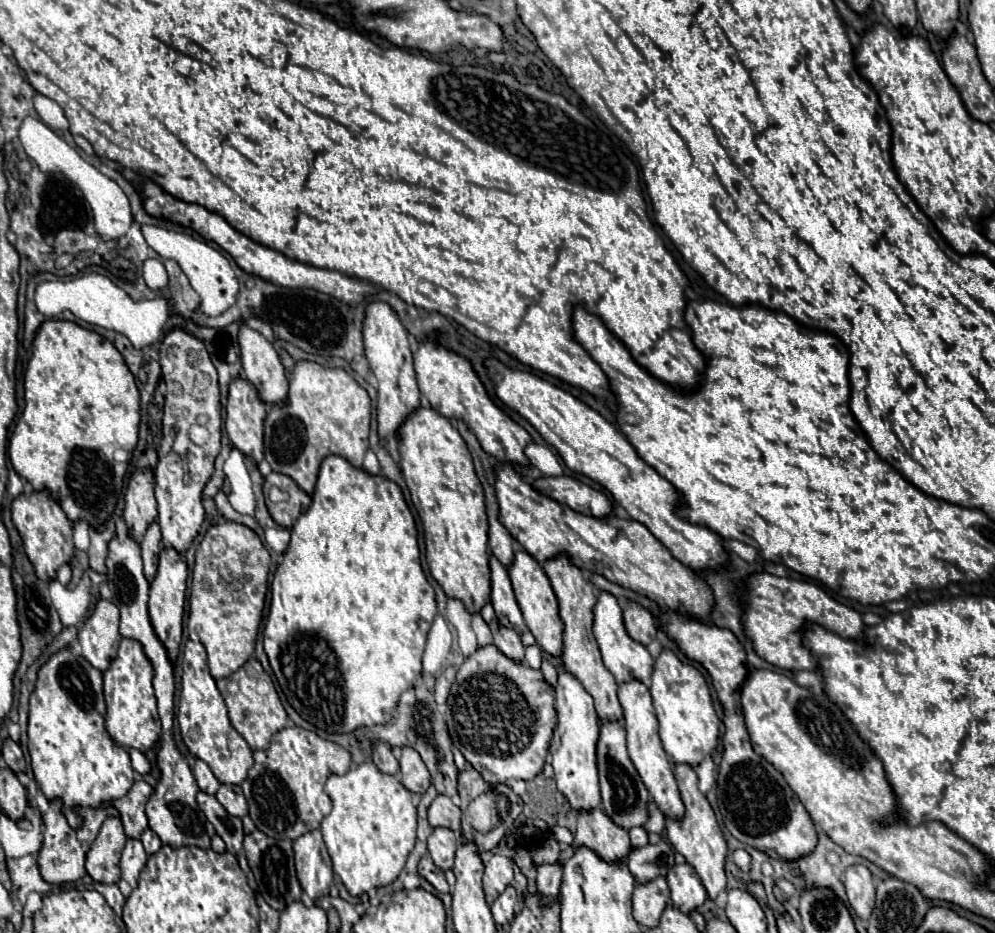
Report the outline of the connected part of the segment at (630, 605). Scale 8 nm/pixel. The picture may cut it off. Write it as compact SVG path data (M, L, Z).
M627 601L627 607L623 611L623 621L627 627L627 633L631 635L631 639L649 645L657 633L657 623L653 619L653 615L641 607L635 601Z

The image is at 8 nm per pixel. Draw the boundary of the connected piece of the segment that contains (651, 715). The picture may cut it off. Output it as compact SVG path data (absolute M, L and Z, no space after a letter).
M639 679L619 683L617 697L619 697L619 703L623 707L625 731L627 731L627 749L629 749L629 755L631 755L635 769L639 771L647 791L651 793L653 801L663 811L663 815L665 817L681 817L683 815L683 803L679 797L679 789L677 789L675 777L673 777L669 757L667 757L667 753L661 745L661 739L659 739L659 733L657 733L657 717L655 717L655 709L653 709L647 685Z

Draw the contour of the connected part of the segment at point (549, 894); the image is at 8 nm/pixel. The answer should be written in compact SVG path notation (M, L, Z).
M557 861L543 863L537 867L537 885L539 885L539 893L543 897L543 903L551 903L557 897L557 891L561 885L561 875L563 875L563 869Z

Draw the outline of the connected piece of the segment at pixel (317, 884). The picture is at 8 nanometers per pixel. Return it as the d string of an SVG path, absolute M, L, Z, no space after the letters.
M313 829L301 835L299 839L293 841L293 849L295 849L297 879L303 891L311 899L317 899L319 895L327 893L335 881L335 873L321 831Z

